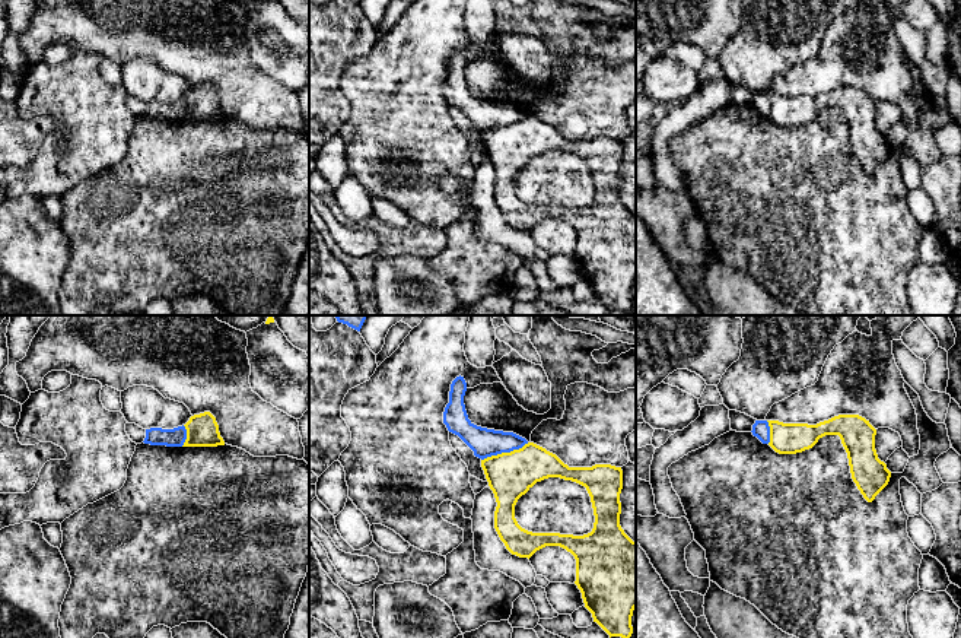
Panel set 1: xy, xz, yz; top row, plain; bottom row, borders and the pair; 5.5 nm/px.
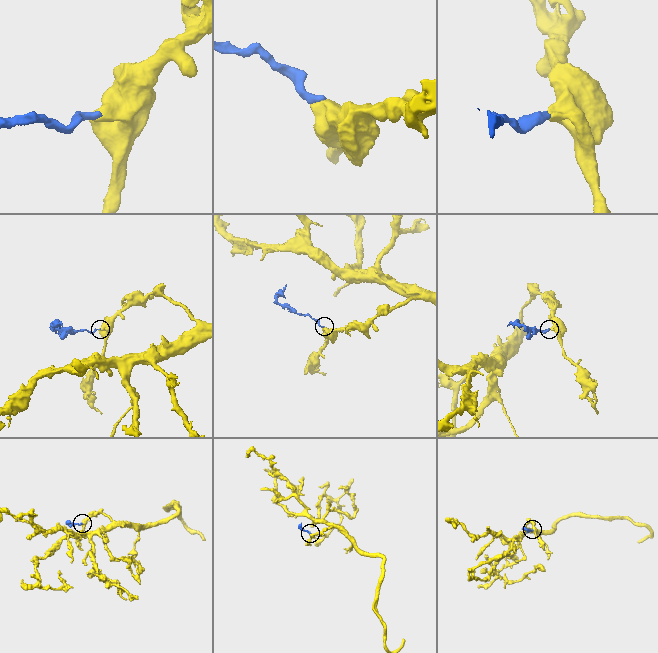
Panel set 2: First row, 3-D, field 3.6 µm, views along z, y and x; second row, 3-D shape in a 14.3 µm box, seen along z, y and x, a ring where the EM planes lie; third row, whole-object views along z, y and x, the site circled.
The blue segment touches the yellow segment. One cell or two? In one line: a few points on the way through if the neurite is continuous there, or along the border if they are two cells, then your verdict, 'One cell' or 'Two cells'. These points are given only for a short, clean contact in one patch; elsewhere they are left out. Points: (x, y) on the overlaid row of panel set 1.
Boundary: xz (528, 443), (481, 460). Two cells

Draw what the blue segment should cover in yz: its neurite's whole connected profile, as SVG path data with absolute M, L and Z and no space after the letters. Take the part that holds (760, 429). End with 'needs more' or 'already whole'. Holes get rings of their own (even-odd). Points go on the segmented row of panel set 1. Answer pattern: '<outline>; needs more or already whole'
M755 420L752 425L752 435L757 437L763 444L770 442L770 426L767 420Z; already whole

